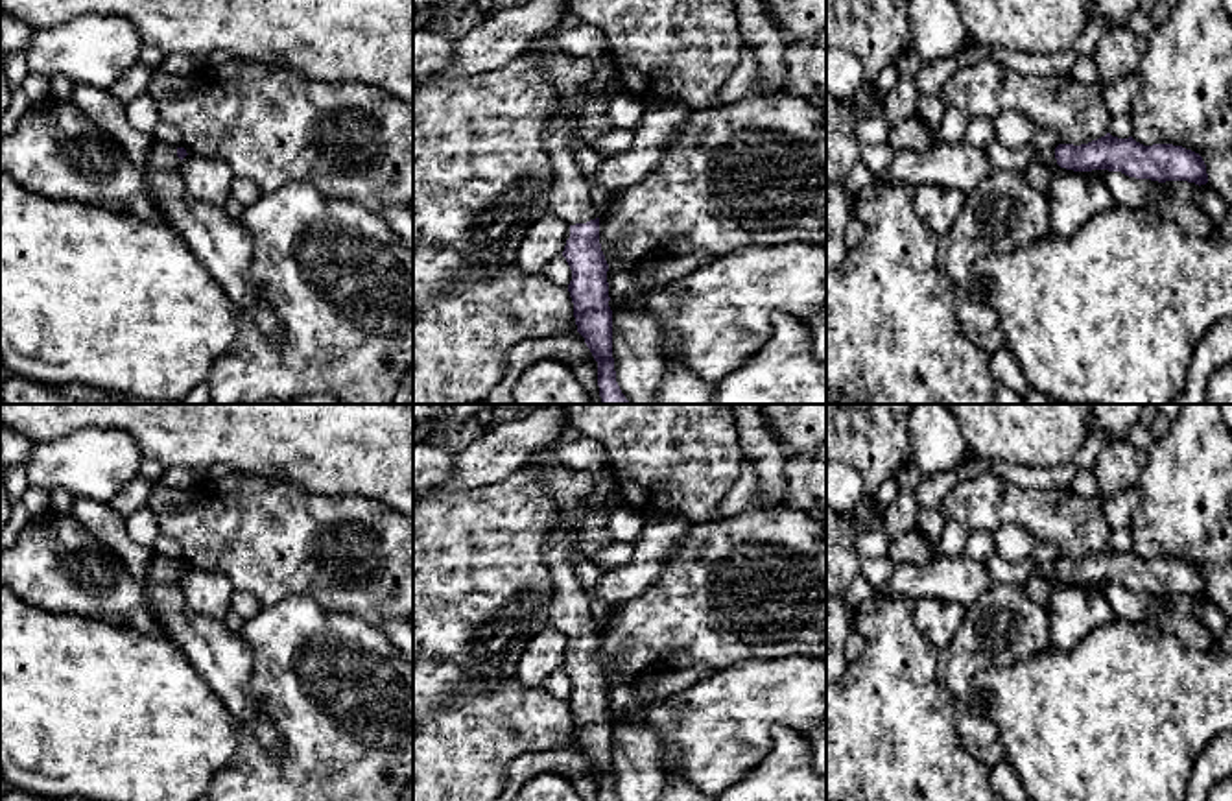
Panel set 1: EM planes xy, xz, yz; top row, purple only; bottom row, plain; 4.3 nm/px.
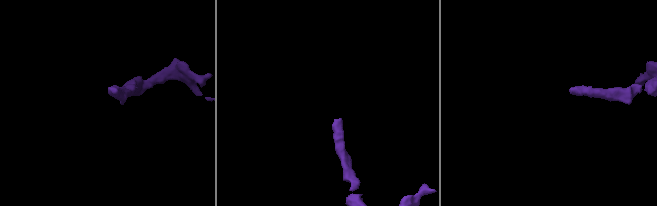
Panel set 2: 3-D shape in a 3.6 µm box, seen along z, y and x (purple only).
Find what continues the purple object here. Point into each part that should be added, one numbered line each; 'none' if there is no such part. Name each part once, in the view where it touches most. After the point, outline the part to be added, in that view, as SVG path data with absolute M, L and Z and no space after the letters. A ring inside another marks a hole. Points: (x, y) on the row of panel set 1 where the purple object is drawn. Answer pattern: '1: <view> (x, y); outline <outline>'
1: xz (568, 198); outline M559 94L555 113L546 120L544 140L550 153L553 181L548 196L548 212L568 225L596 220L590 199L590 183L577 166L570 148L579 140L575 127L575 100Z

